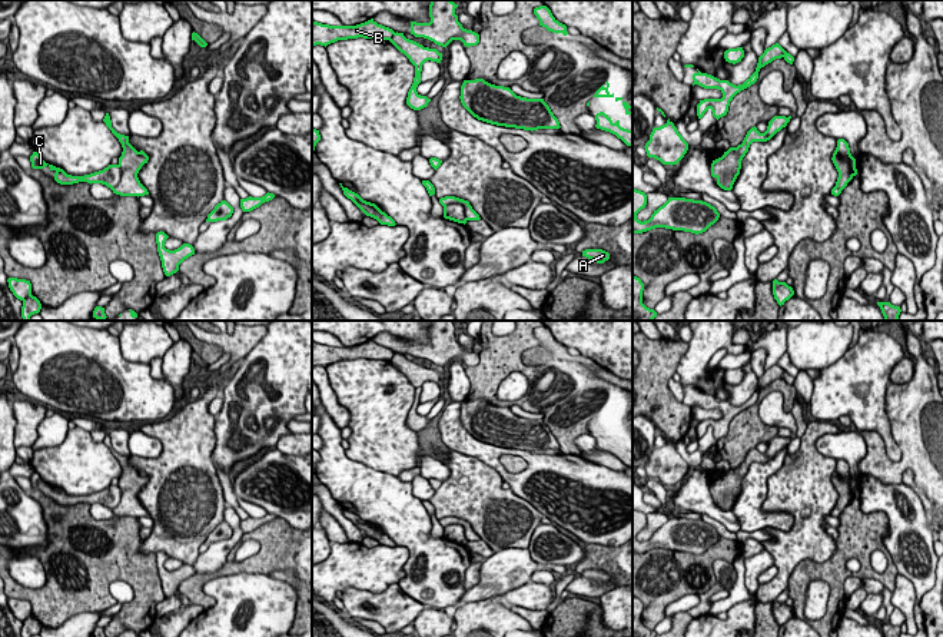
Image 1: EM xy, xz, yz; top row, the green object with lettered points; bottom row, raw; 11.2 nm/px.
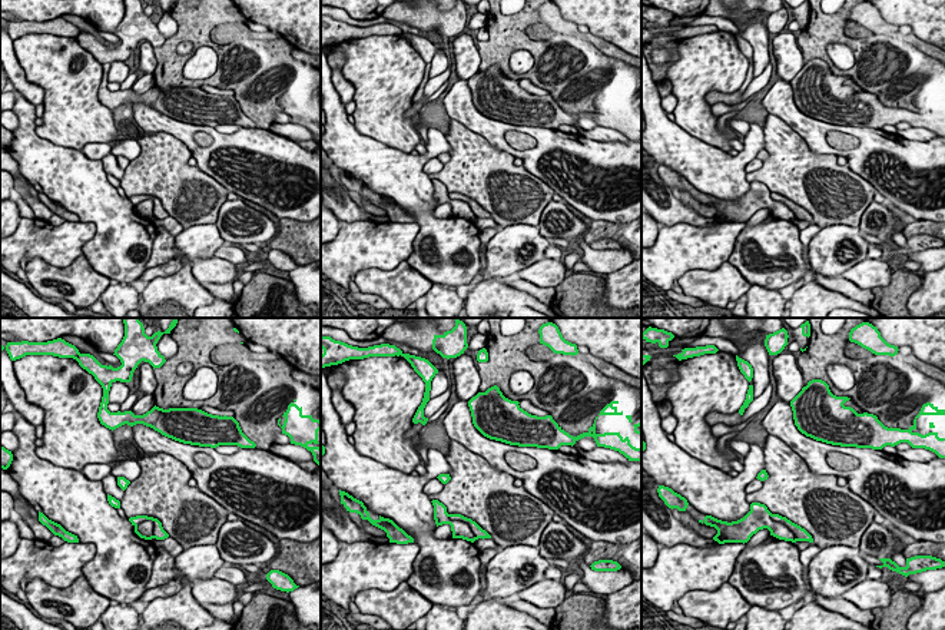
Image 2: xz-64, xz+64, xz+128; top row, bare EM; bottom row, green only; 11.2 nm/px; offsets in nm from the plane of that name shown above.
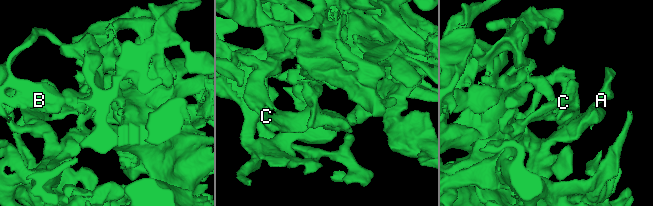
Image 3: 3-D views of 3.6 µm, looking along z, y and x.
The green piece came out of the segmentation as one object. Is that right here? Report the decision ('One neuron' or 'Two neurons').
Two neurons

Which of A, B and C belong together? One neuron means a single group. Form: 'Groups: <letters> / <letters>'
Groups: A B / C

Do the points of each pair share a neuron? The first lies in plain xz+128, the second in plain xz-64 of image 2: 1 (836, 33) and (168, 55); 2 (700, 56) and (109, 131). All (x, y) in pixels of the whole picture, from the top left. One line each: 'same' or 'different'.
1: same
2: same

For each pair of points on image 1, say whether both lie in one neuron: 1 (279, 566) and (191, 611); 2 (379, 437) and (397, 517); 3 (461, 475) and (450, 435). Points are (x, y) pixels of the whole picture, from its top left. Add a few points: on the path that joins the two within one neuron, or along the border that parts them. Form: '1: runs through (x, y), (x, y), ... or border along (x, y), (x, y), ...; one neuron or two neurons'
1: border along (192, 603), (203, 609); two neurons
2: border along (355, 460), (397, 477); two neurons
3: border along (448, 448), (477, 457), (485, 464); two neurons

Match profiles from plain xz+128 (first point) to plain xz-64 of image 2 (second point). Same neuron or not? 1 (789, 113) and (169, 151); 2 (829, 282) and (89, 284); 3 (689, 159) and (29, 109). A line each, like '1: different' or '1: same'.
1: different
2: different
3: same

